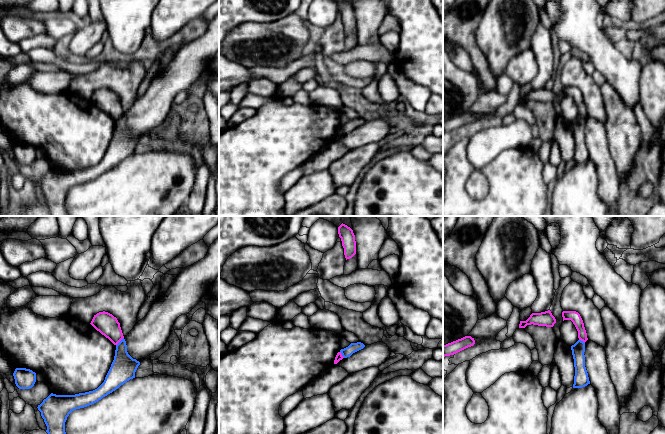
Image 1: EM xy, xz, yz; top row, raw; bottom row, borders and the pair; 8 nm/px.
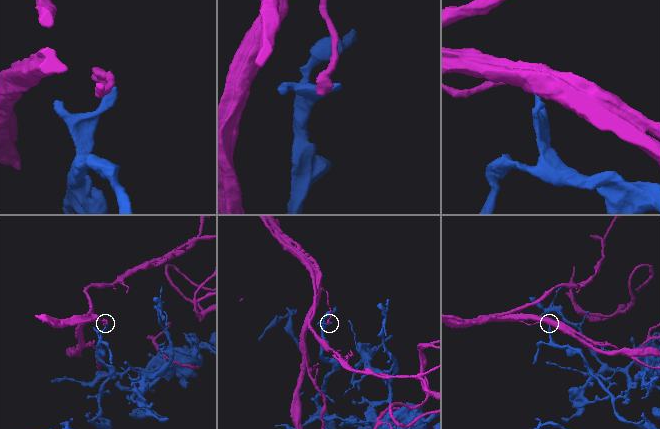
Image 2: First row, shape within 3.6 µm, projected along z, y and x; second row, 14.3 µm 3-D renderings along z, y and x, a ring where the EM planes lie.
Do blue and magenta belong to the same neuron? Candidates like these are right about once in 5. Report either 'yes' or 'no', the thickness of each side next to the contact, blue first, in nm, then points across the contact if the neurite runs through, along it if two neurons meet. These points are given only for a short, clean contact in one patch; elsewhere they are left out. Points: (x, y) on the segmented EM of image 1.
no; calibres 200 and 170 nm; border xy (123, 337), (116, 345)

